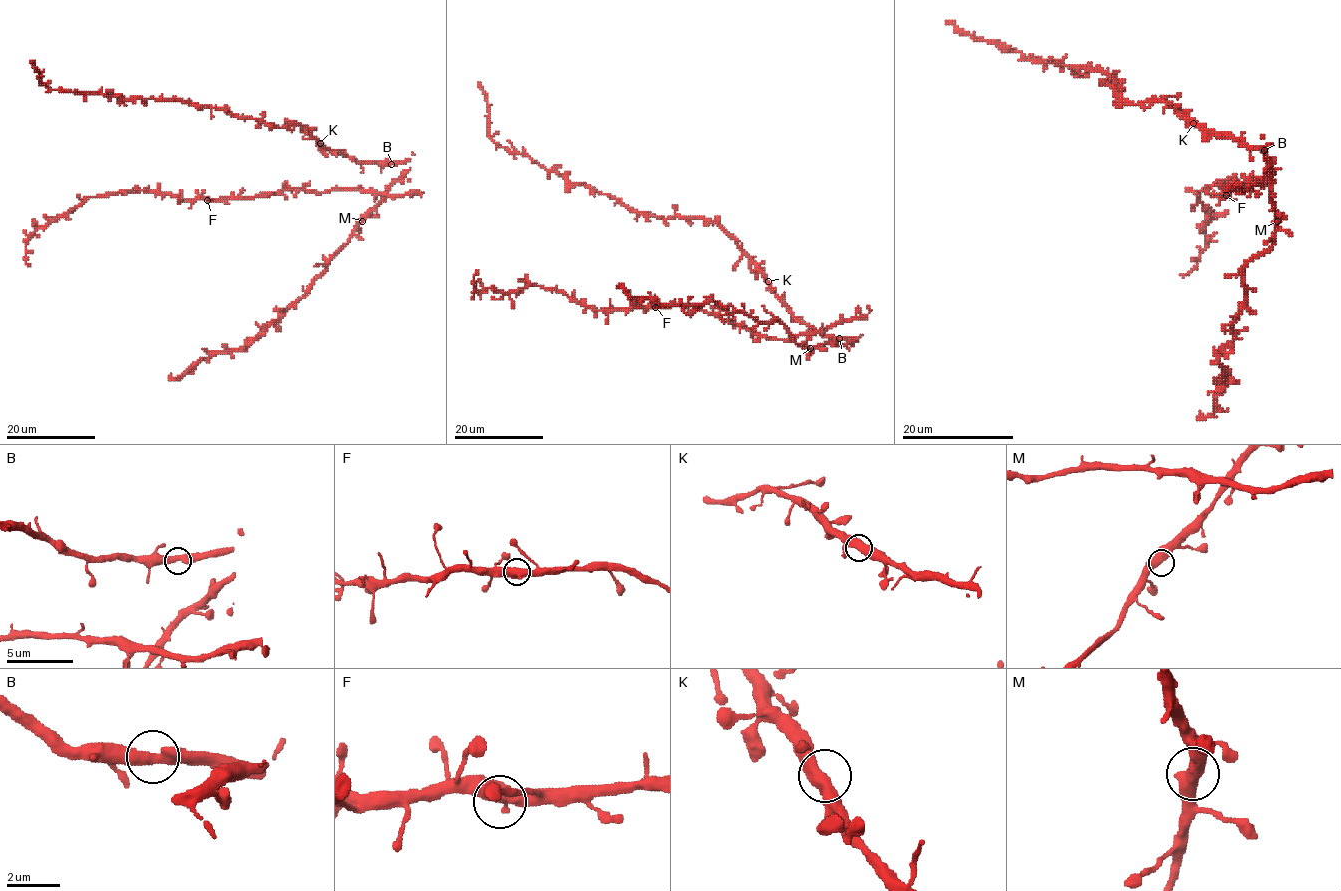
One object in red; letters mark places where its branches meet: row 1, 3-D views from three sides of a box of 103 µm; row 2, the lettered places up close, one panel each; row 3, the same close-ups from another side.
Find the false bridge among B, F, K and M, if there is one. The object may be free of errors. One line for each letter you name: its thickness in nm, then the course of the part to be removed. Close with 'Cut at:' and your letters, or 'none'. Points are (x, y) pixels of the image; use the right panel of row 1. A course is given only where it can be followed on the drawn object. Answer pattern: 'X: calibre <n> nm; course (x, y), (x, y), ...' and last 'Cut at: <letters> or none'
Cut at: none

